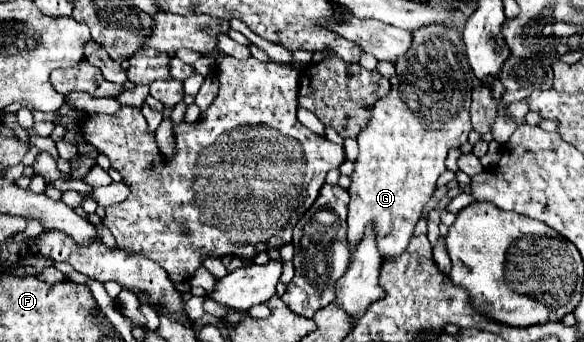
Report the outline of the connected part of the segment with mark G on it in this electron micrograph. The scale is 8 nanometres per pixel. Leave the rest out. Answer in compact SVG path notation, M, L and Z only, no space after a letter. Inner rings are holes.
M421 27L413 31L411 51L403 59L399 59L397 75L391 79L391 93L385 99L379 99L373 107L373 117L367 129L357 135L359 157L355 159L355 171L351 173L349 185L349 215L347 215L347 241L349 251L355 253L357 245L363 239L363 233L369 225L373 225L377 249L381 259L399 257L409 245L415 223L421 217L423 207L429 203L435 183L441 173L447 171L445 159L451 147L467 143L467 135L473 129L469 121L469 105L473 87L479 87L481 81L473 75L471 65L467 63L467 55L463 51L463 41L457 29L453 27Z

